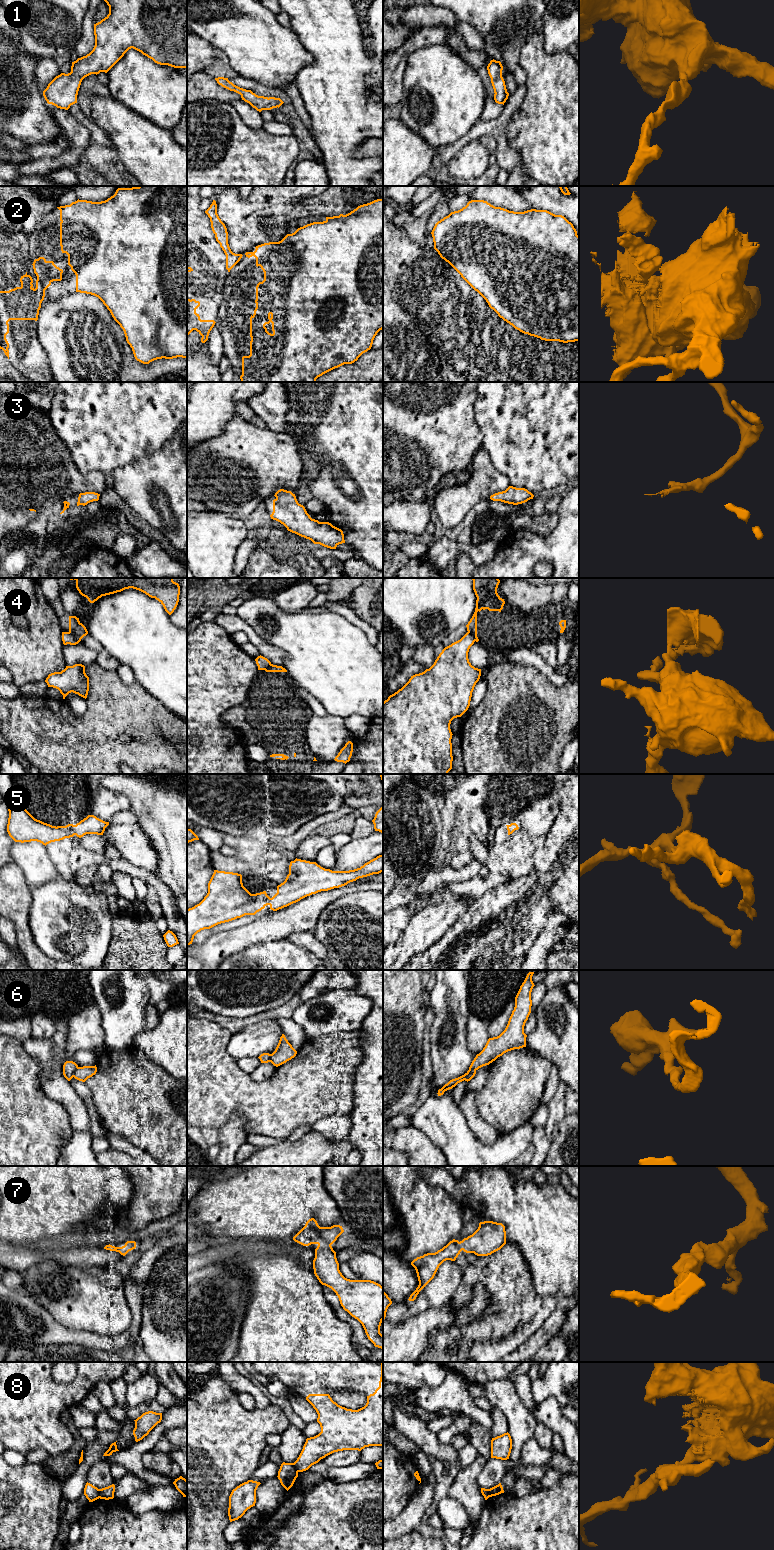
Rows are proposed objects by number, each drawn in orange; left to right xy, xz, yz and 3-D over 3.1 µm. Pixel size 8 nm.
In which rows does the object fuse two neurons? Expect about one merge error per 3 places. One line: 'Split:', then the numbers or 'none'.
Split: 2, 4, 6, 8

